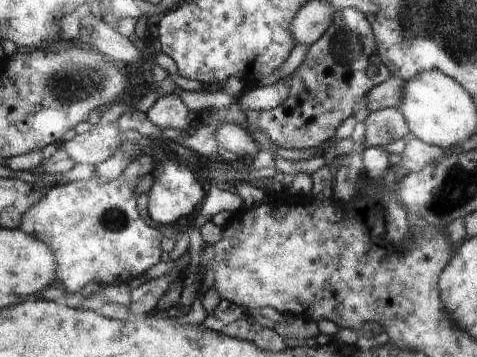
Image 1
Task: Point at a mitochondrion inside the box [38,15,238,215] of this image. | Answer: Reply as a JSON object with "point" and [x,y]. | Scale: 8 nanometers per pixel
{"point":[72,84]}

